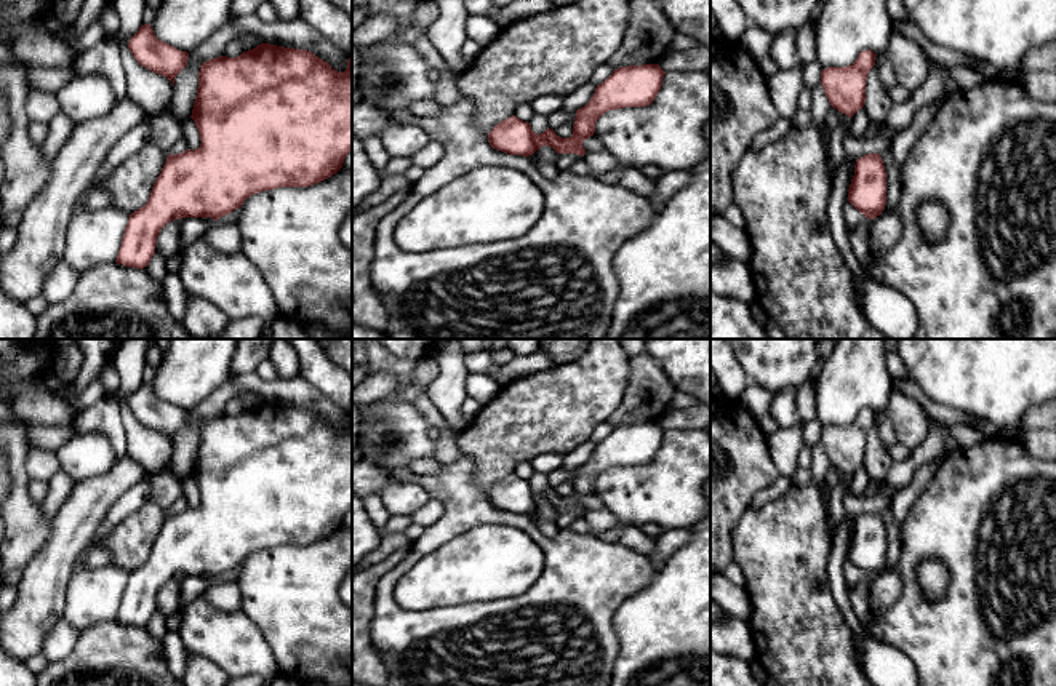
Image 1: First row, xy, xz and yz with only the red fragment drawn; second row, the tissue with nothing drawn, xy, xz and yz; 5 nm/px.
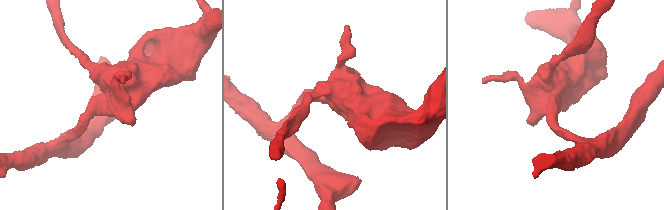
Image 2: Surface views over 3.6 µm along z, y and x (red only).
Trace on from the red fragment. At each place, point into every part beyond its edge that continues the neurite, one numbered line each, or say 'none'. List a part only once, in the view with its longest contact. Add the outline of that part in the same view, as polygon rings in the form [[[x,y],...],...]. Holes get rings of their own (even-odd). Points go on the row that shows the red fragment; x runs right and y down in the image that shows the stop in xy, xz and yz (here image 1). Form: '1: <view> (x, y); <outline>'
none

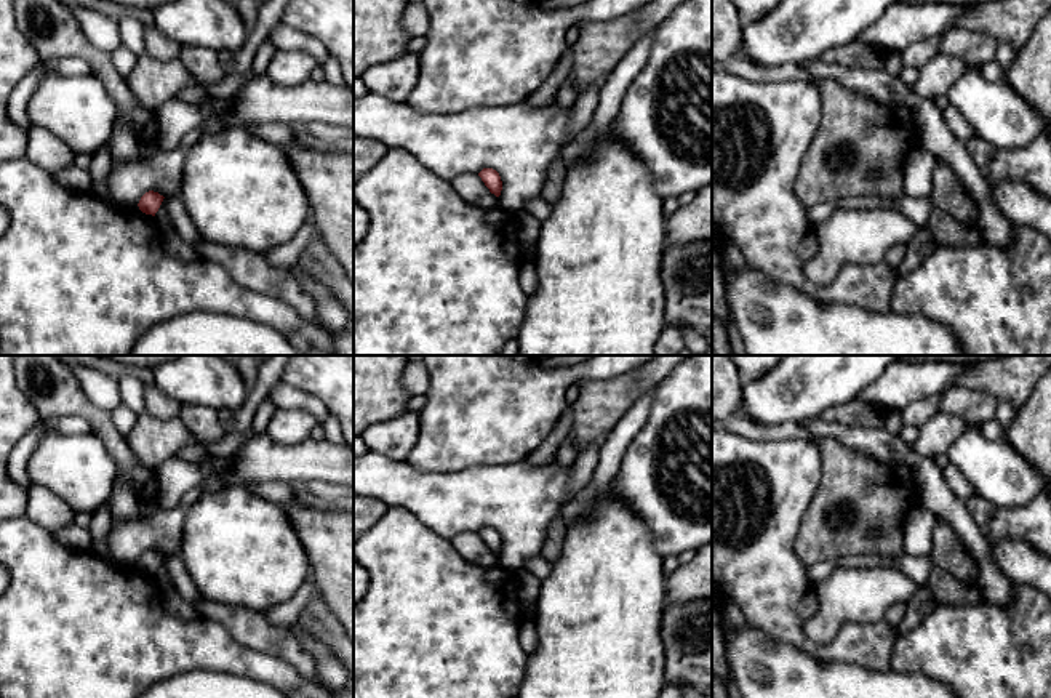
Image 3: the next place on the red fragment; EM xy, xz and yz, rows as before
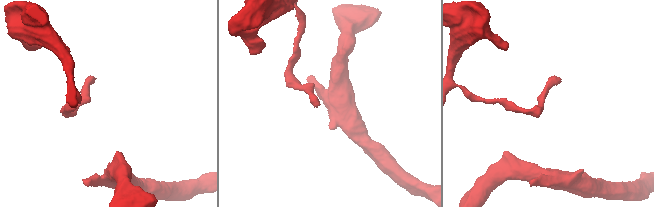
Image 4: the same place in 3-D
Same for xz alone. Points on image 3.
none

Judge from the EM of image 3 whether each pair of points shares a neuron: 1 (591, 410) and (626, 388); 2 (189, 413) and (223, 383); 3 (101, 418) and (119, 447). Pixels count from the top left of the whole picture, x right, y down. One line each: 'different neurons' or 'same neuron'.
1: same neuron
2: different neurons
3: same neuron

